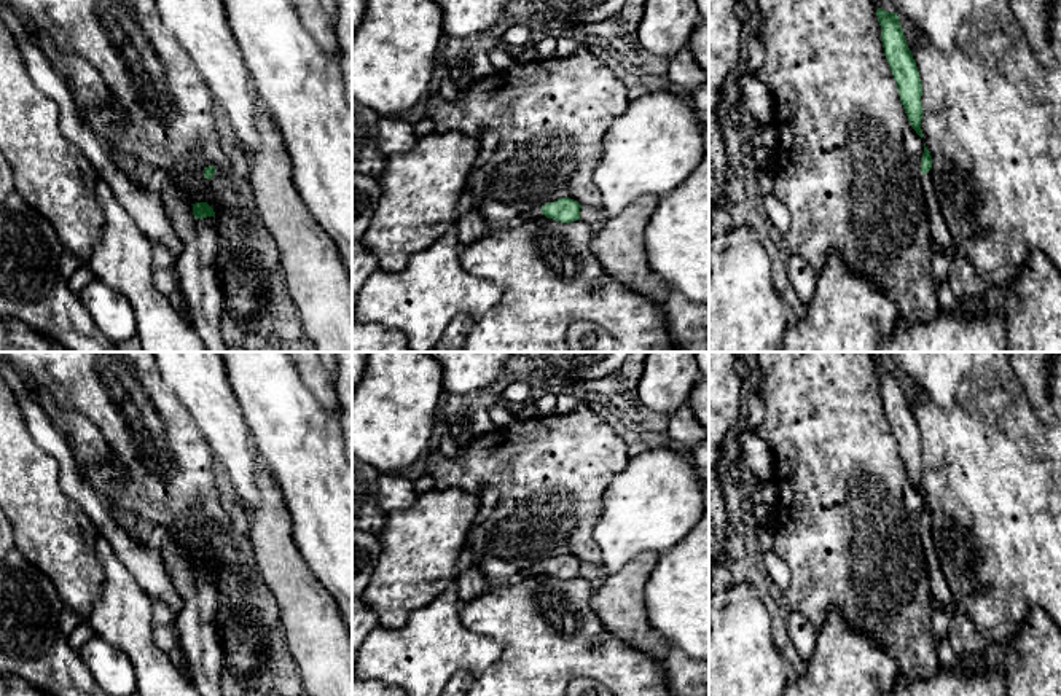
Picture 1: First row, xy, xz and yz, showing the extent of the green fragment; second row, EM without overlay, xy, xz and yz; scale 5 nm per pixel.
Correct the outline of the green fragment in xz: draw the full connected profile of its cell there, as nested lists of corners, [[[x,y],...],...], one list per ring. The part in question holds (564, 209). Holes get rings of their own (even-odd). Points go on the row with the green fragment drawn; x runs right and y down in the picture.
[[[561,197],[554,202],[548,202],[542,207],[535,207],[529,212],[527,218],[553,218],[561,223],[570,223],[580,220],[581,205],[570,199]]]

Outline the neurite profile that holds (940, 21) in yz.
[[[891,0],[899,18],[926,35],[943,53],[956,46],[961,24],[972,10],[973,0]]]

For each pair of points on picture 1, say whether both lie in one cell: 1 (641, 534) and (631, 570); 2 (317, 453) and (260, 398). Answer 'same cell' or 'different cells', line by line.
1: different cells
2: same cell

